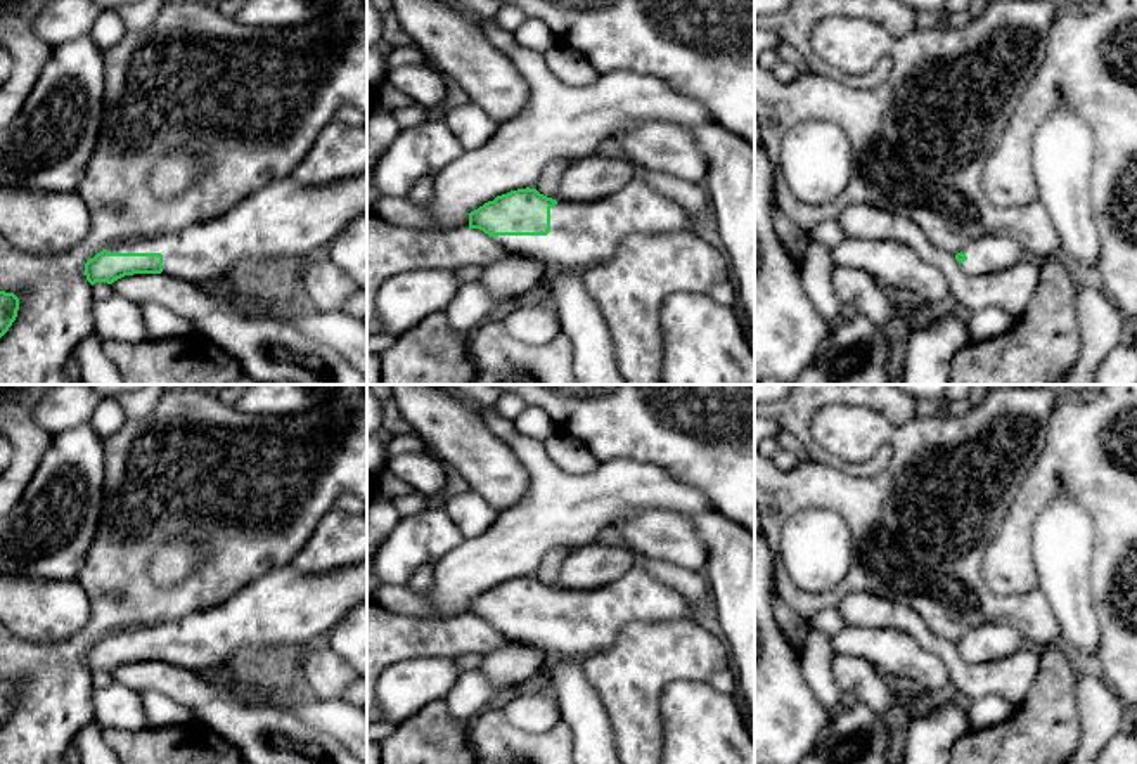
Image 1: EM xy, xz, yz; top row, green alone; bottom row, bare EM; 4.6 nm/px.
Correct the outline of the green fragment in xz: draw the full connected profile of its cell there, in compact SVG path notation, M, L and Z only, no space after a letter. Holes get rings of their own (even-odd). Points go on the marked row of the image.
M639 170L625 187L599 201L556 201L526 187L497 196L469 213L469 229L483 230L511 253L538 258L552 269L581 270L609 263L628 236L694 234L699 222L651 189Z

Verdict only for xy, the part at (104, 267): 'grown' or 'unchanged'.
grown

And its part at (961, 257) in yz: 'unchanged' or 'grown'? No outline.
grown

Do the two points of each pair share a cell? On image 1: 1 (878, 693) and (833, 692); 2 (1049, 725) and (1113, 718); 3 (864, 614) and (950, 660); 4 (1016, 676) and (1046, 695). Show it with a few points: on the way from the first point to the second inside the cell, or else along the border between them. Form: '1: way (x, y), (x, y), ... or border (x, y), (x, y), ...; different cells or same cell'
1: border (835, 655), (833, 679), (841, 692); different cells
2: border (1075, 681), (1075, 705), (1079, 712), (1077, 745); different cells
3: way (886, 614), (904, 617), (930, 641); same cell
4: border (1040, 650), (1035, 679), (1018, 707); different cells

